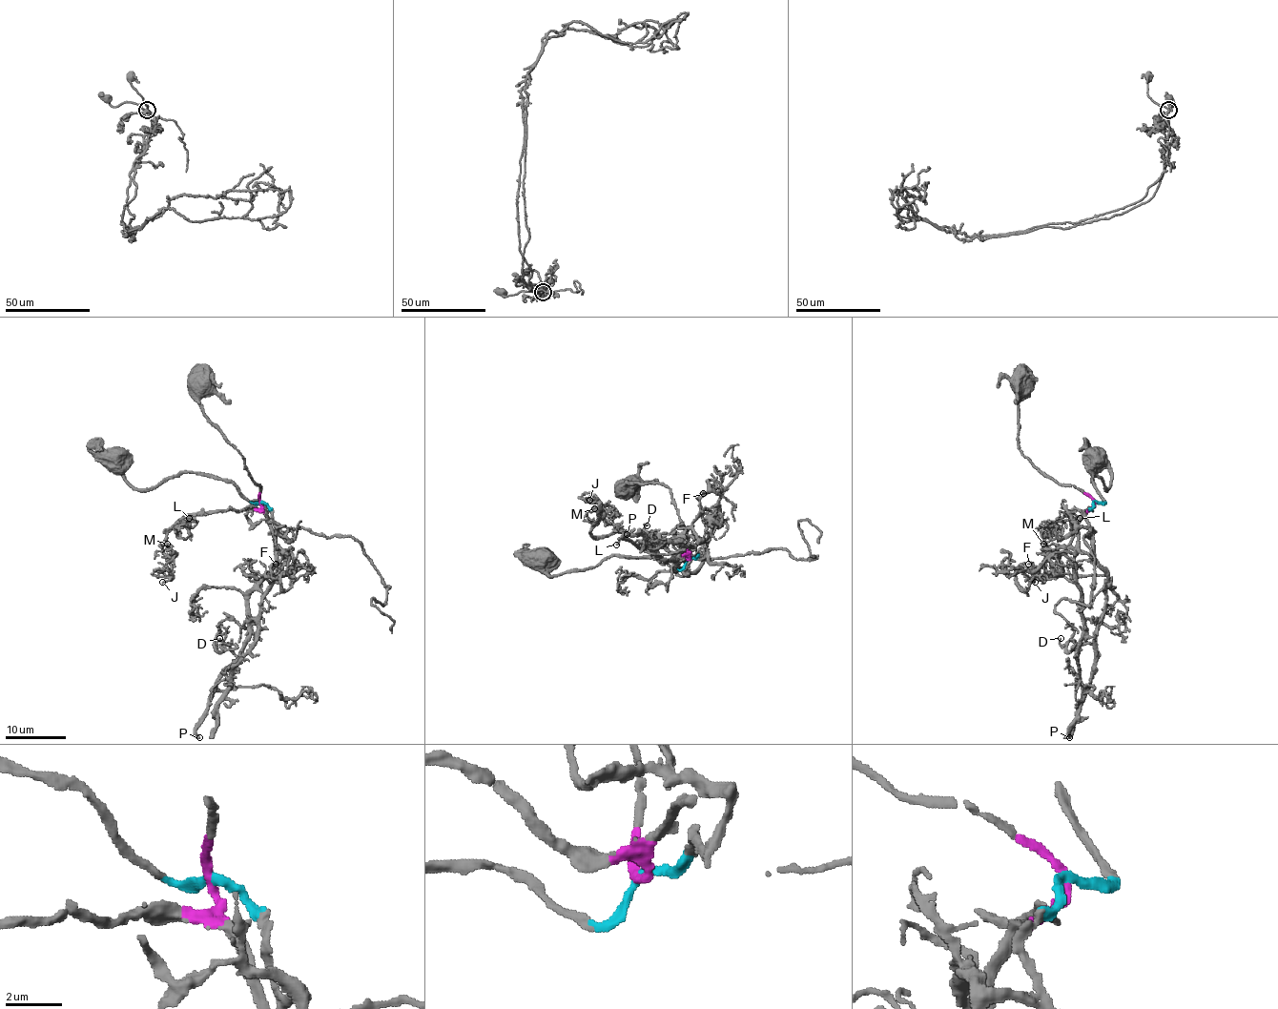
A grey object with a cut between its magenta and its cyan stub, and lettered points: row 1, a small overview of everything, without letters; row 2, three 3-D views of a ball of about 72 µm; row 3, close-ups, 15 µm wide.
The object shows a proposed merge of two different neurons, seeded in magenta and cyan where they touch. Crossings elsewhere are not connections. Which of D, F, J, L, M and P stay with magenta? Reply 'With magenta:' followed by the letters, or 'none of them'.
With magenta: F, J, L, M, P

